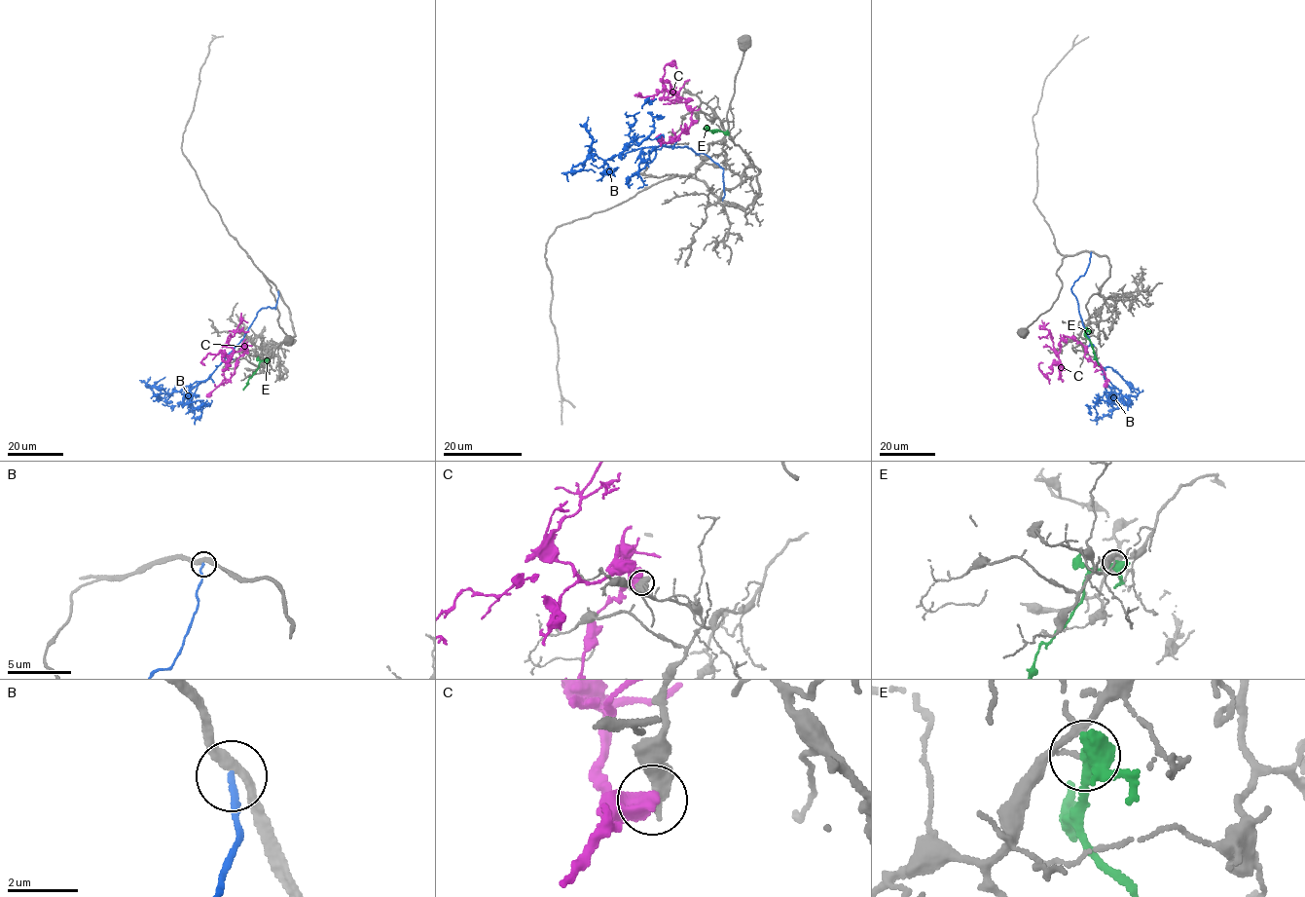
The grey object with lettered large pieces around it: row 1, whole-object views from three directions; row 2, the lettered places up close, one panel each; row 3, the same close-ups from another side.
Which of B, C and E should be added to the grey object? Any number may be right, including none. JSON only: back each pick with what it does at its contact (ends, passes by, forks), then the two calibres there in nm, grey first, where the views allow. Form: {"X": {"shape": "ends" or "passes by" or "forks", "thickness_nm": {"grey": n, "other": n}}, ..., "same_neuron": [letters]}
{"same_neuron": []}

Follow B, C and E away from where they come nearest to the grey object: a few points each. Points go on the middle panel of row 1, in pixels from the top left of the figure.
B: (723, 201), (721, 168), (687, 146), (636, 148), (605, 160), (593, 155), (571, 168), (595, 171)
C: (697, 121), (692, 119), (686, 99), (671, 93), (664, 84), (665, 66), (671, 61), (675, 62), (676, 69)
E: (724, 131), (703, 129)

